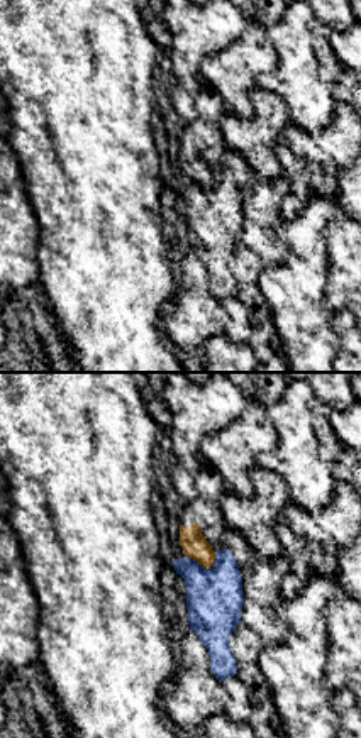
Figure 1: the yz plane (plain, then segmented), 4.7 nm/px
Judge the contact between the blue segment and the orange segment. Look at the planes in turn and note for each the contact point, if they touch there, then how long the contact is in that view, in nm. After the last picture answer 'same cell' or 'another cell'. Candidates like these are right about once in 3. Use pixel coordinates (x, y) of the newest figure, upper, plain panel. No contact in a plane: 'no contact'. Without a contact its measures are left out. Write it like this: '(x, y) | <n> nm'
(199, 185) | 150 nm

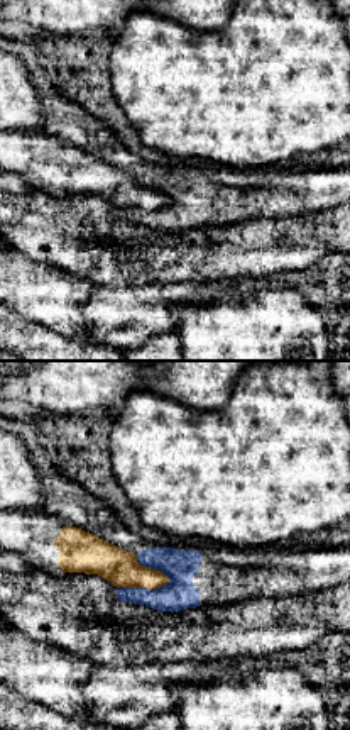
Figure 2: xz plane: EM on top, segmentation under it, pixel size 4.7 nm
(144, 209) | 260 nm

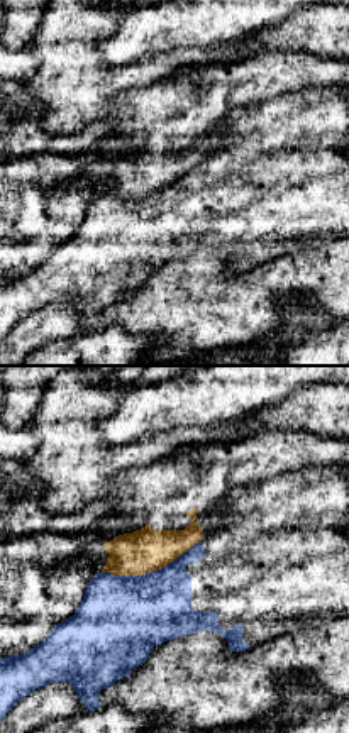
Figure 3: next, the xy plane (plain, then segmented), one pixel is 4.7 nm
(149, 193) | 480 nm

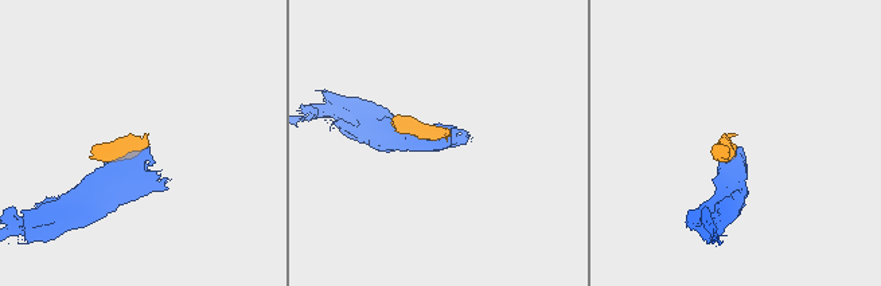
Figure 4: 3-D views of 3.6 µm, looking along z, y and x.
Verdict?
another cell

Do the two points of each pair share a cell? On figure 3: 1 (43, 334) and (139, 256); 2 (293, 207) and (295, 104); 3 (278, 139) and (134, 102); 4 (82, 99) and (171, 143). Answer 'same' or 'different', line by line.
1: different
2: same
3: different
4: different

